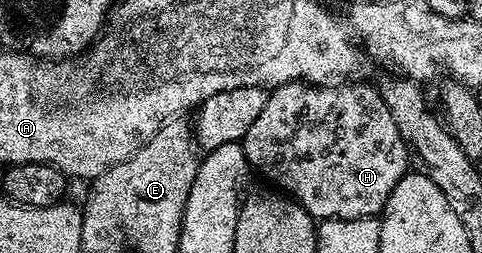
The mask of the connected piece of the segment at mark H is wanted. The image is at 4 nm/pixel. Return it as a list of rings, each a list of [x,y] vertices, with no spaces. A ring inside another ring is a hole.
[[[290,81],[288,85],[275,85],[267,94],[261,115],[242,139],[243,153],[252,170],[259,175],[264,173],[272,186],[290,195],[316,219],[352,221],[379,217],[393,187],[409,172],[407,144],[401,139],[397,123],[393,123],[393,115],[389,115],[389,107],[385,107],[374,84],[361,84]]]

